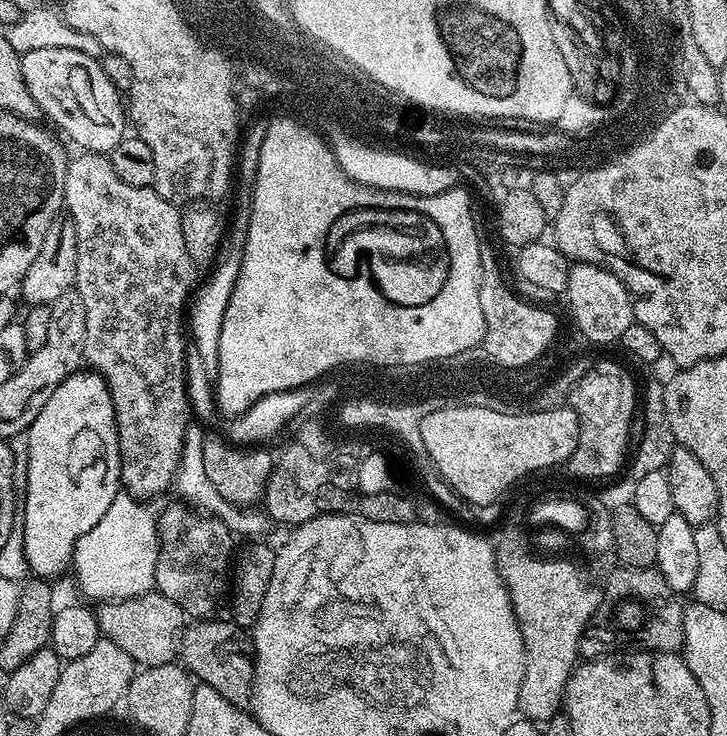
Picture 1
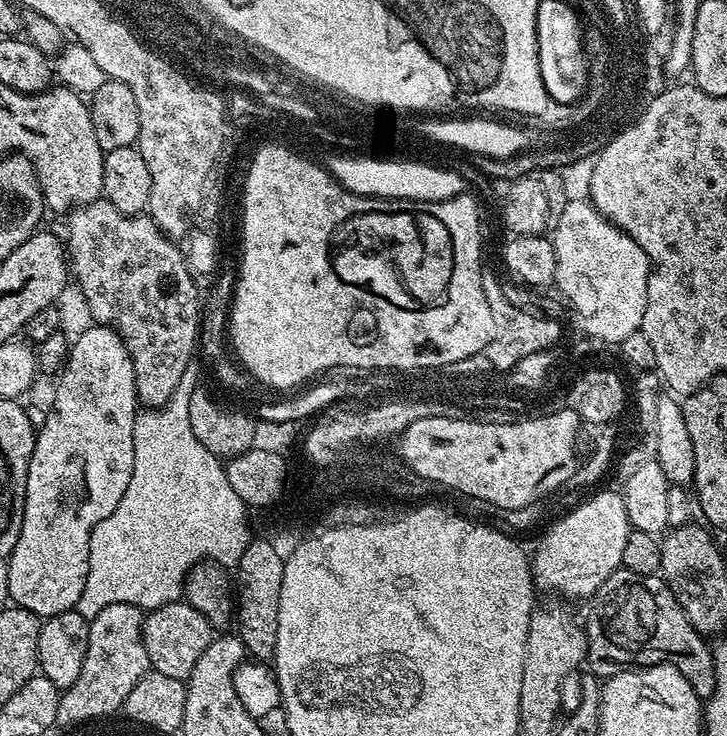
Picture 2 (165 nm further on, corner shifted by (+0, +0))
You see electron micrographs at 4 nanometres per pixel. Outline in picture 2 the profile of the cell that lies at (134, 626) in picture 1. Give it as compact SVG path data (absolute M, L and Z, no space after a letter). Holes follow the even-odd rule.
M186 602L151 609L144 617L144 645L148 663L151 671L166 674L166 678L187 681L194 670L194 662L202 658L202 650L206 650L213 639L214 630L208 625L208 619Z

